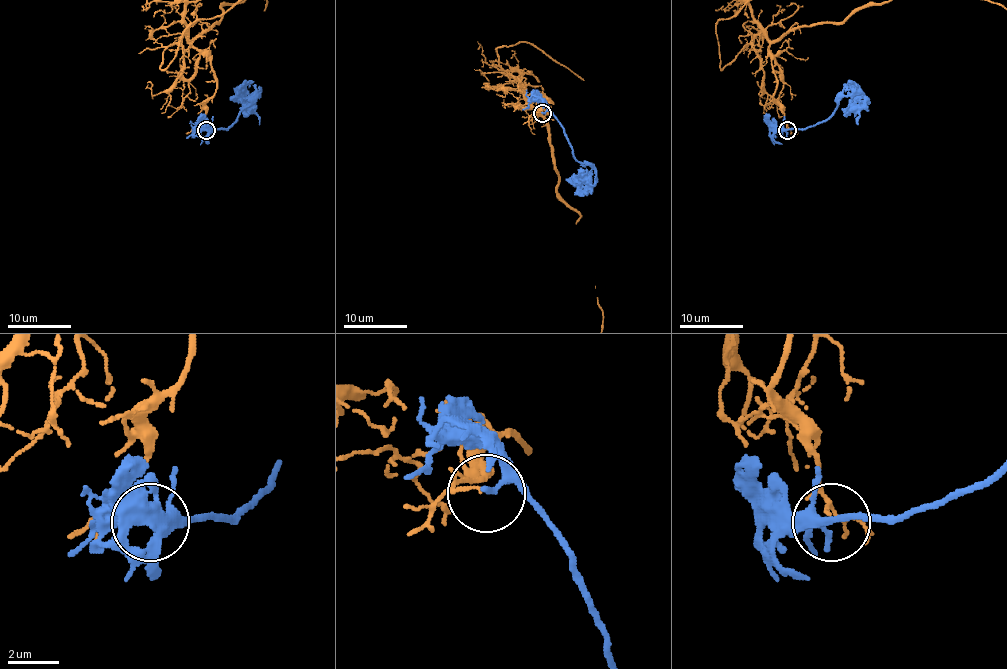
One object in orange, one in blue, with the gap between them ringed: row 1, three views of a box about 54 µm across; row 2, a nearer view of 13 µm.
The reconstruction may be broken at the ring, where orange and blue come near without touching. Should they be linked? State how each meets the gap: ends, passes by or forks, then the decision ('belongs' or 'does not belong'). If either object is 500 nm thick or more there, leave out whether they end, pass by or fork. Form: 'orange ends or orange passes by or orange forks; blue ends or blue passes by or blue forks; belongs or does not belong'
orange ends; blue ends; does not belong

